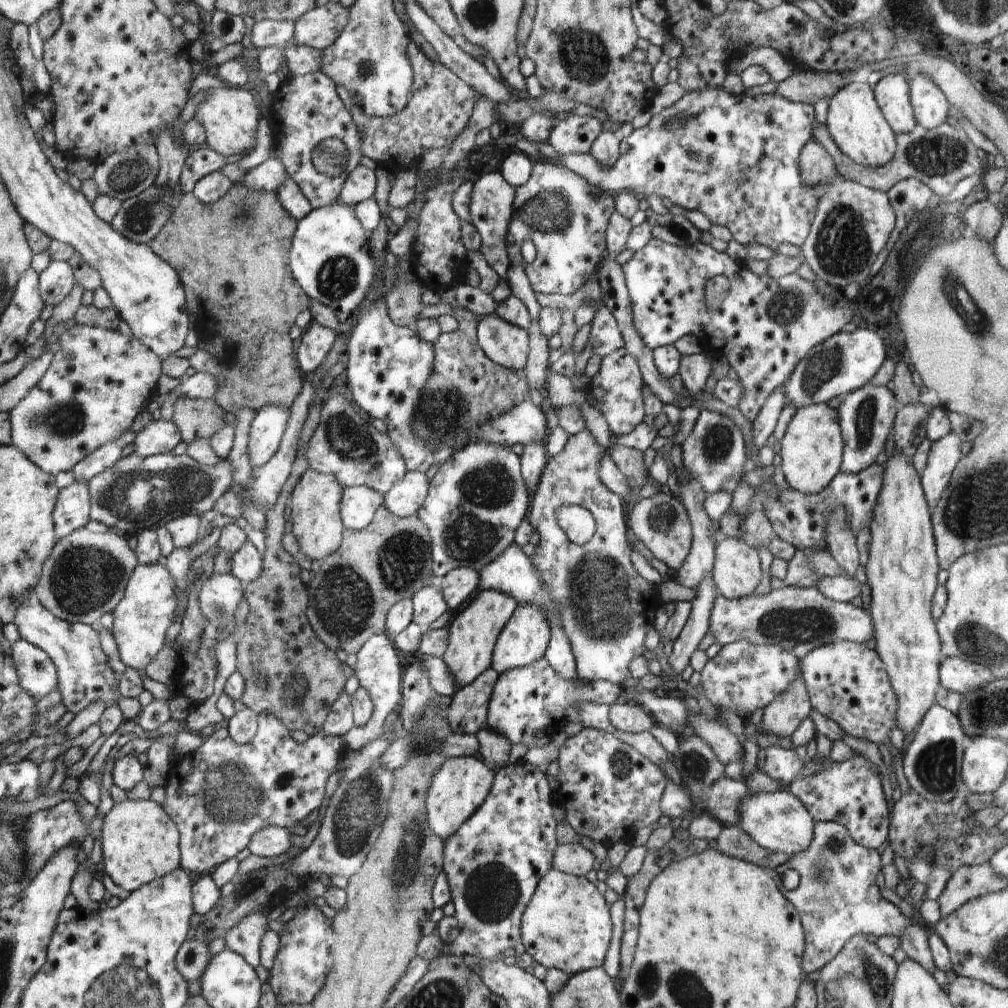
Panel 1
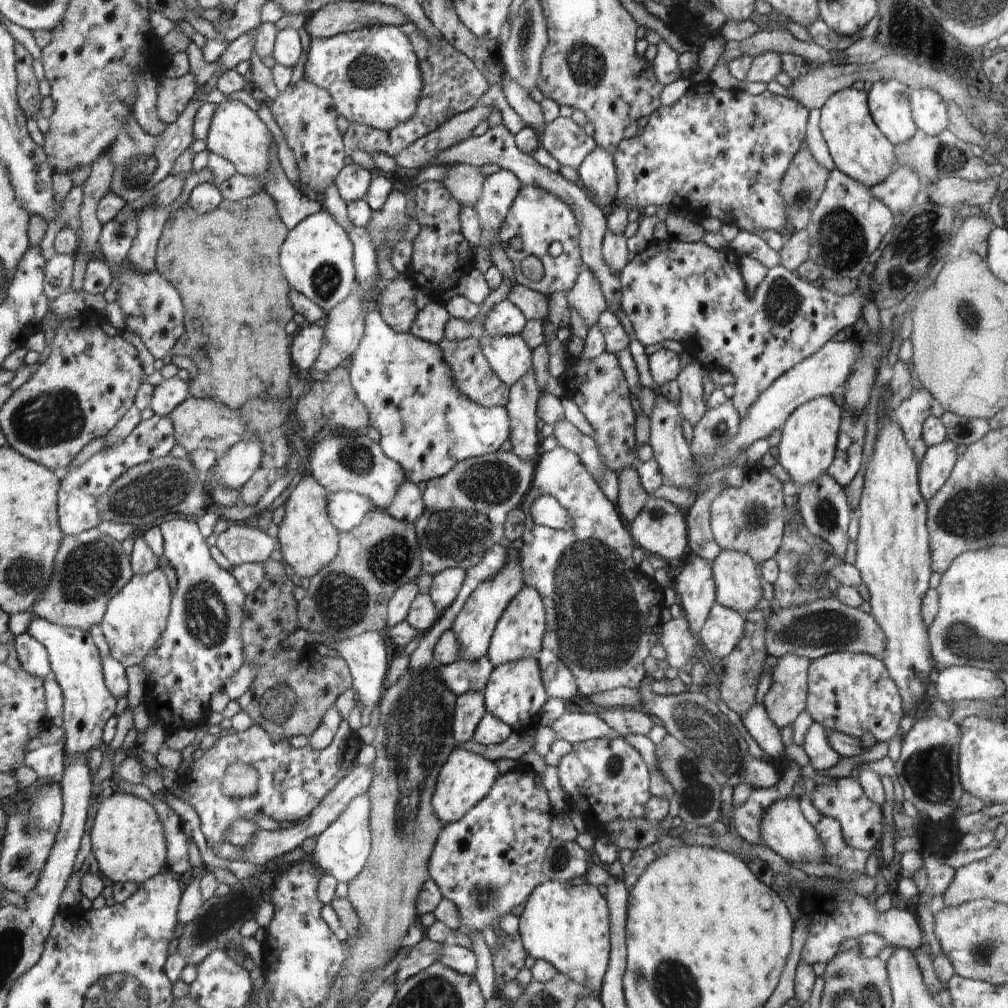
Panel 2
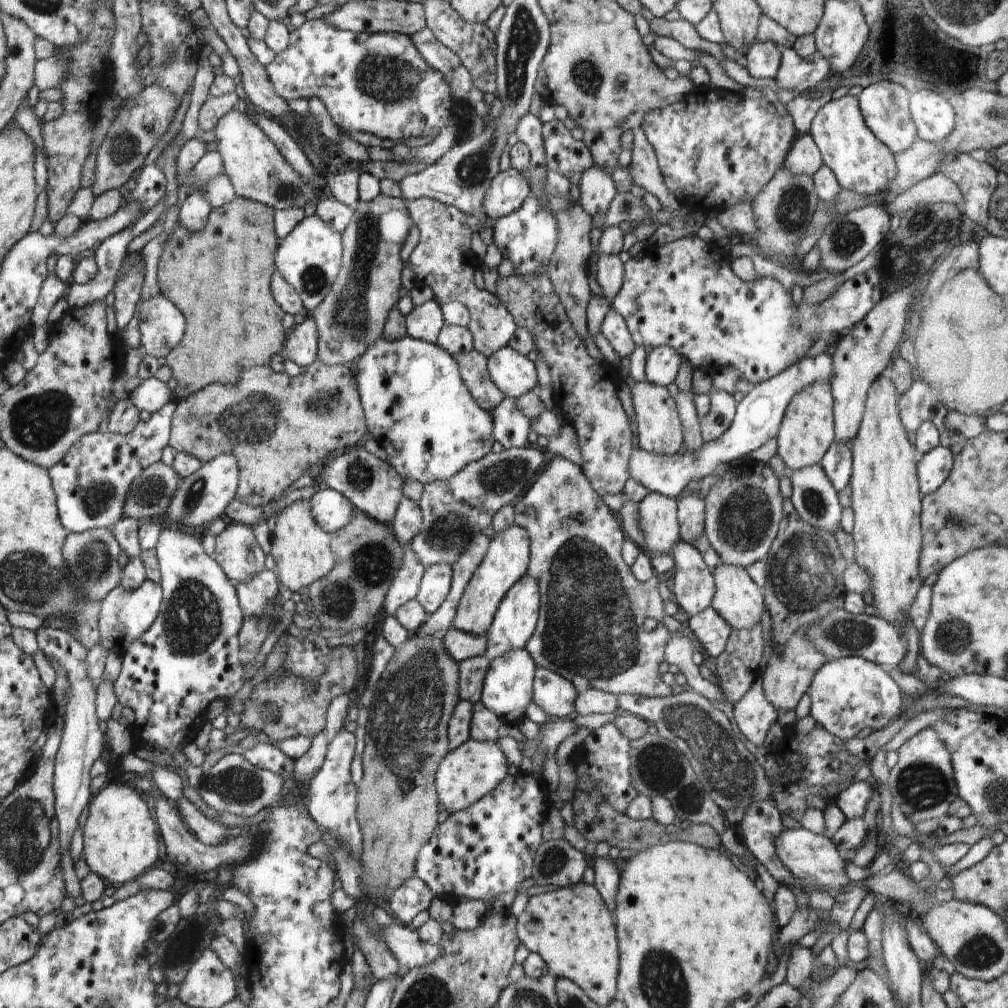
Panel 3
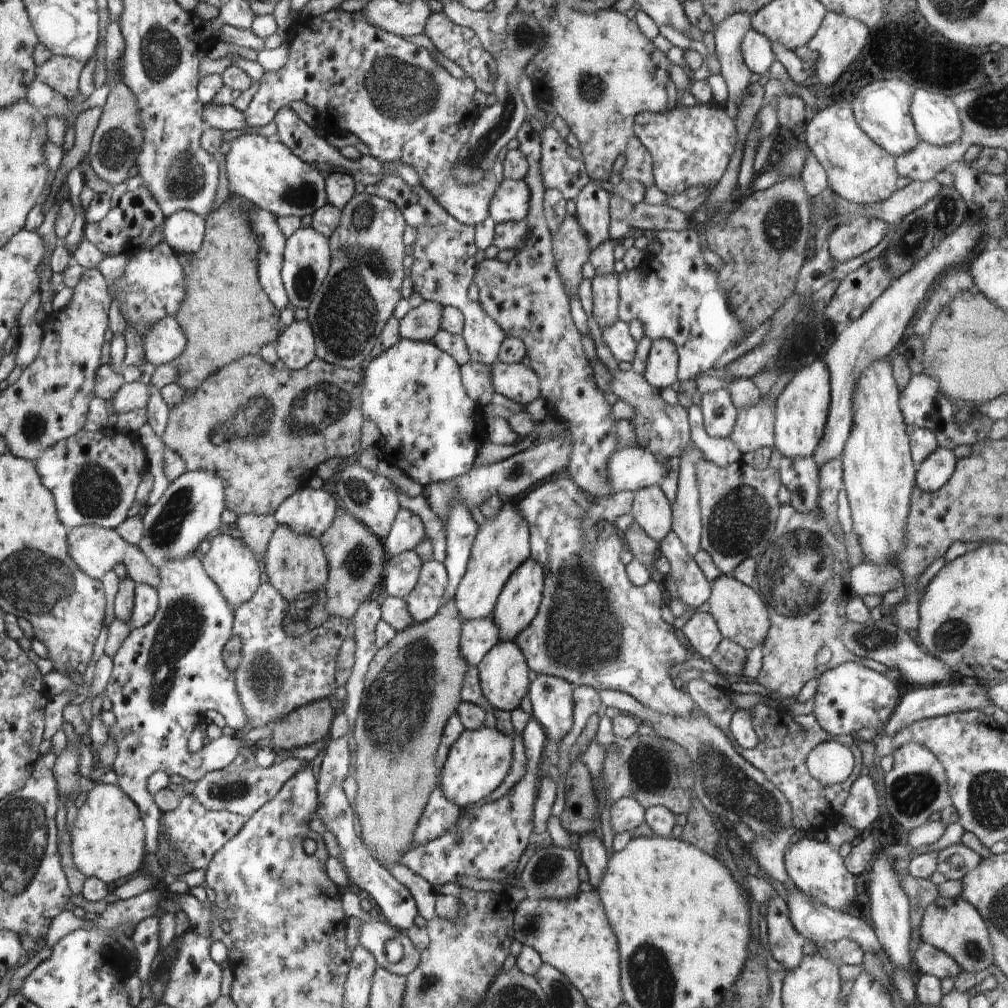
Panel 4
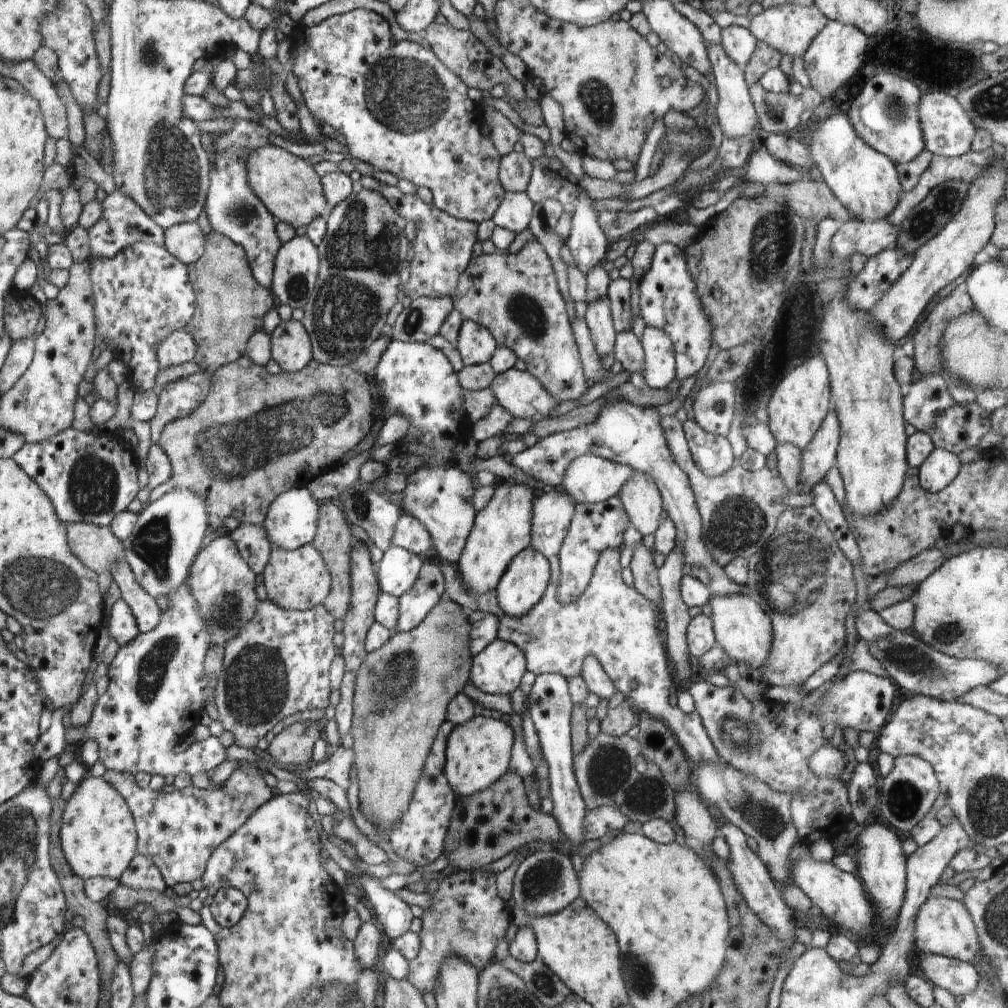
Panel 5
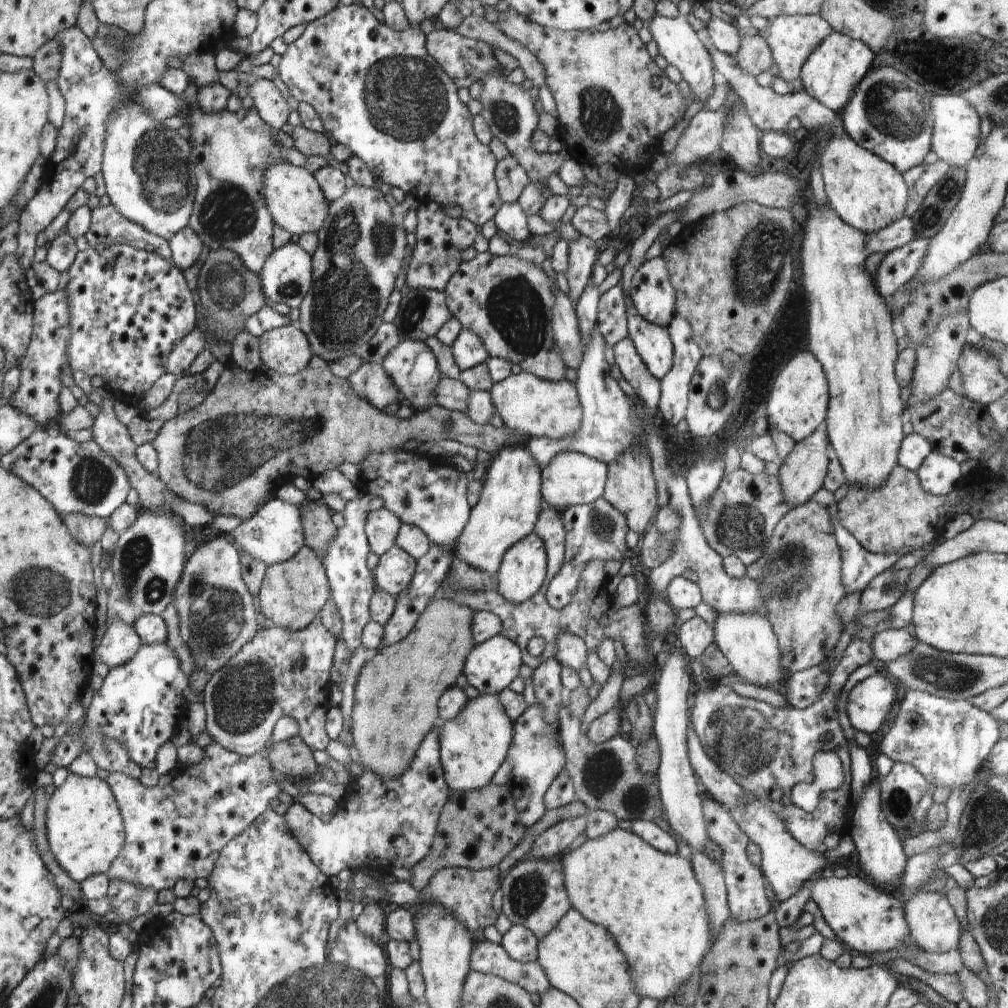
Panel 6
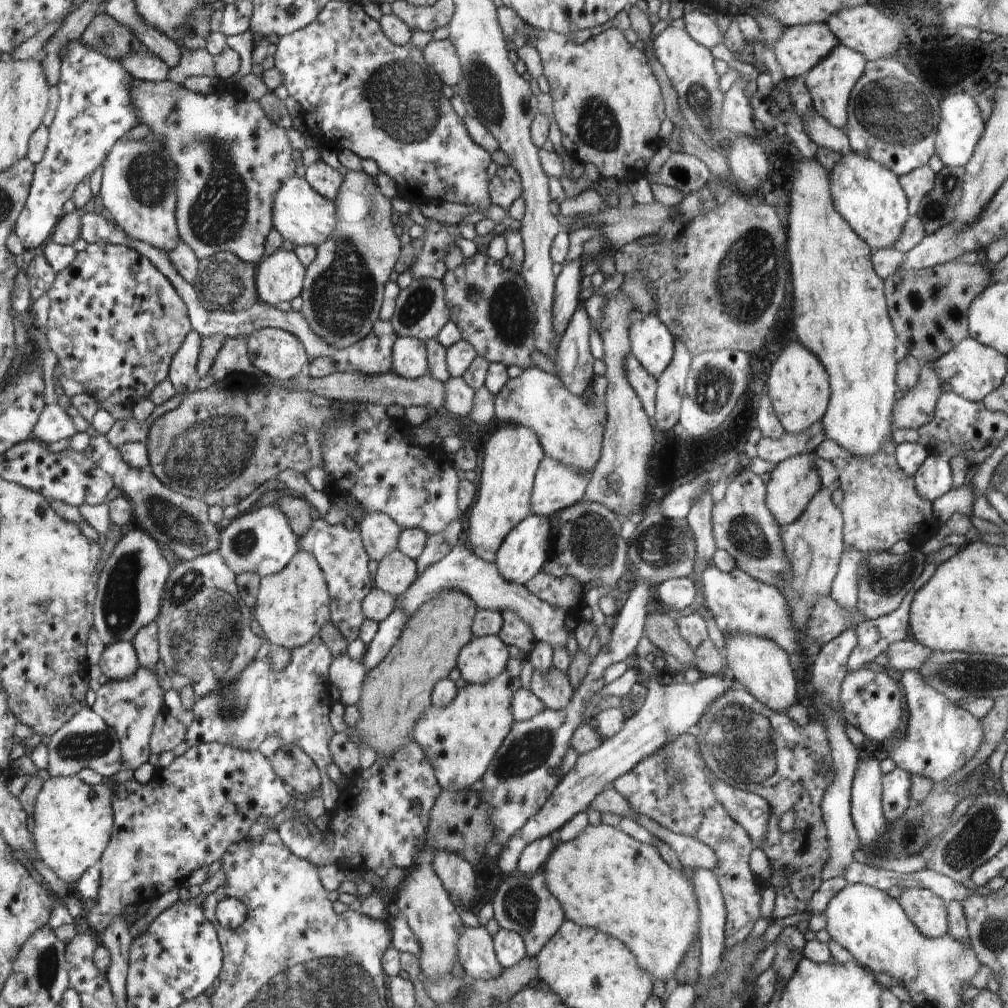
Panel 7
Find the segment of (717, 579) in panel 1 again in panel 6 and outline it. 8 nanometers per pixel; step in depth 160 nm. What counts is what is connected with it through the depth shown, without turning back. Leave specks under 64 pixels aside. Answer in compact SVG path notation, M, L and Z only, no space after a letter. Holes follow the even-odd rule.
M756 613L720 615L715 620L713 629L716 631L714 646L722 651L739 678L748 684L780 690L786 676L781 668L781 649L777 633L767 617Z

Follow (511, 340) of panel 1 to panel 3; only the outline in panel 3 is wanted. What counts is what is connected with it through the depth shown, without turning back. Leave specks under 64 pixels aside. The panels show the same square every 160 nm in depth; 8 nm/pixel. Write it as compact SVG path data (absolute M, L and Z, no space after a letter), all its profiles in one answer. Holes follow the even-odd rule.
M504 347L488 357L489 374L506 397L517 399L536 386L536 368L526 355Z

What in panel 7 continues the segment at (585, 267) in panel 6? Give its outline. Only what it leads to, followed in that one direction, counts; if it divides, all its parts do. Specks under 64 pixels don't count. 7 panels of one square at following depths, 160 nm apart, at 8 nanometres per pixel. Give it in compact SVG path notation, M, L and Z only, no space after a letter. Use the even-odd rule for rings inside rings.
M580 261L562 264L562 271L557 276L554 302L554 330L558 336L564 334L573 312L576 312L581 301L579 294L582 289L582 268Z

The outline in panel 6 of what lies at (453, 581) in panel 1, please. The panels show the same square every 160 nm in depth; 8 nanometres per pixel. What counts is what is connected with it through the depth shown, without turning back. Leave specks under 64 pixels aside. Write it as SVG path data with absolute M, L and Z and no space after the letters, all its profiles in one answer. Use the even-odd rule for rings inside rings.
M432 545L429 552L421 559L417 559L416 572L413 574L412 584L404 592L395 596L395 609L390 617L390 620L383 626L384 645L393 645L406 638L414 628L416 628L417 621L422 613L425 612L430 602L436 598L442 582L448 577L449 568L453 562L453 549L444 548L441 546Z

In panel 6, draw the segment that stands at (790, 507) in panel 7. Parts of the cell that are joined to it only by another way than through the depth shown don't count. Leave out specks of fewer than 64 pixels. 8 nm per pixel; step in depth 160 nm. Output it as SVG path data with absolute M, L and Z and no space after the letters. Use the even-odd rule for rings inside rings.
M826 427L817 429L818 434L809 434L810 438L806 437L806 442L797 442L790 454L780 464L779 478L781 489L783 490L784 498L791 507L799 507L810 501L812 496L823 488L825 478L828 476L829 468L829 442Z

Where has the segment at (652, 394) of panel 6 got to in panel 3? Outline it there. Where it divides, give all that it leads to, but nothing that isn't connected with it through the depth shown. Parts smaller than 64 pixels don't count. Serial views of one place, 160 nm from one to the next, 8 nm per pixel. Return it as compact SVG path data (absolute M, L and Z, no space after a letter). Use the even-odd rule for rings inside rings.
M613 308L606 313L599 331L602 332L606 340L612 345L614 352L621 358L630 356L636 348L624 319Z

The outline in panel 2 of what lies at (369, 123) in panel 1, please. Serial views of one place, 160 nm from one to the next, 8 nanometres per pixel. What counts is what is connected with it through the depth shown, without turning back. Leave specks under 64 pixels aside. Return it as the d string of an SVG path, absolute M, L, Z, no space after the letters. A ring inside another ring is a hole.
M410 22L404 23L399 29L410 39L417 53L421 73L424 75L424 92L421 94L420 101L417 102L416 113L406 122L389 131L381 131L360 123L350 123L344 134L346 155L351 156L354 150L363 150L369 154L381 152L394 158L409 144L442 126L447 121L448 110L457 114L472 109L472 106L489 88L485 76L474 66L474 63L442 36L438 35L439 39L427 37L414 23Z

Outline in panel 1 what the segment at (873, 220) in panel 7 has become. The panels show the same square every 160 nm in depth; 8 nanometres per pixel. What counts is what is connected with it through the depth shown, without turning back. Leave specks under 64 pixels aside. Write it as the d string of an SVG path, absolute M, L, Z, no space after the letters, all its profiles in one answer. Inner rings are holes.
M862 77L837 90L829 100L825 125L836 146L857 165L872 168L884 166L896 152L896 134L886 122L874 91Z

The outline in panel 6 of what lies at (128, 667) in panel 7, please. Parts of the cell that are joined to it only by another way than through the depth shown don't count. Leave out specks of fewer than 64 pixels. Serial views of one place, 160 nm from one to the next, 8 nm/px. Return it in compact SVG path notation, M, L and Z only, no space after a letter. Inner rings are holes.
M115 621L102 634L97 648L97 659L108 668L125 665L143 644L133 625Z

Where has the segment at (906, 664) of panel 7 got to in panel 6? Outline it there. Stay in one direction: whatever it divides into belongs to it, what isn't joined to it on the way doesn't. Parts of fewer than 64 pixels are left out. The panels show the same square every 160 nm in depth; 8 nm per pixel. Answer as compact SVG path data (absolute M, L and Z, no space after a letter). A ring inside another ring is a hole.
M886 629L873 636L873 656L882 660L885 666L890 661L908 654L919 640L912 637L906 629Z

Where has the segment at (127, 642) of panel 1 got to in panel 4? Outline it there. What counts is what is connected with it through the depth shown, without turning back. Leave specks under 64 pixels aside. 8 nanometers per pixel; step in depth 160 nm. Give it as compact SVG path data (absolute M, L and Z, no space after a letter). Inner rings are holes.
M136 583L133 613L128 622L131 629L148 625L160 608L160 595L157 590L146 583Z

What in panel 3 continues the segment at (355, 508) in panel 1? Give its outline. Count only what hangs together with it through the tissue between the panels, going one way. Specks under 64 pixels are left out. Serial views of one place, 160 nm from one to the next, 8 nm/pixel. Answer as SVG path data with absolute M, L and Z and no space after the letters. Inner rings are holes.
M326 486L318 487L309 502L312 504L312 514L318 526L331 534L344 528L356 512L345 495Z

